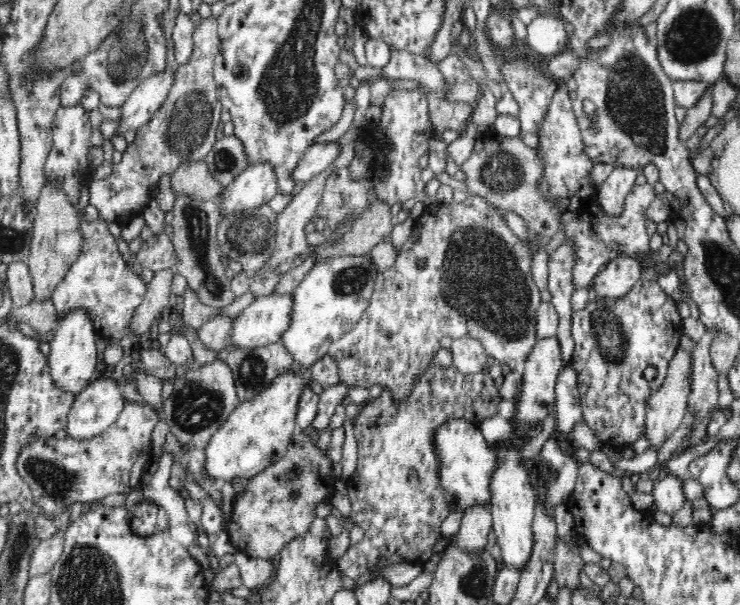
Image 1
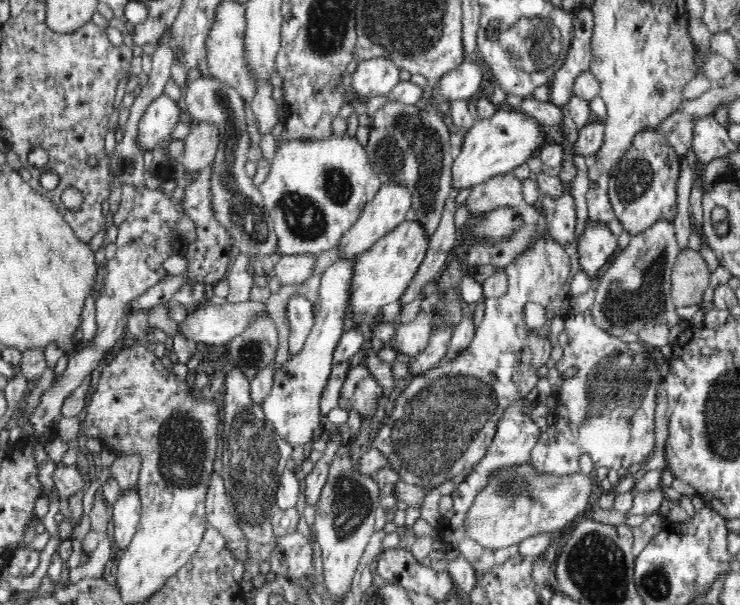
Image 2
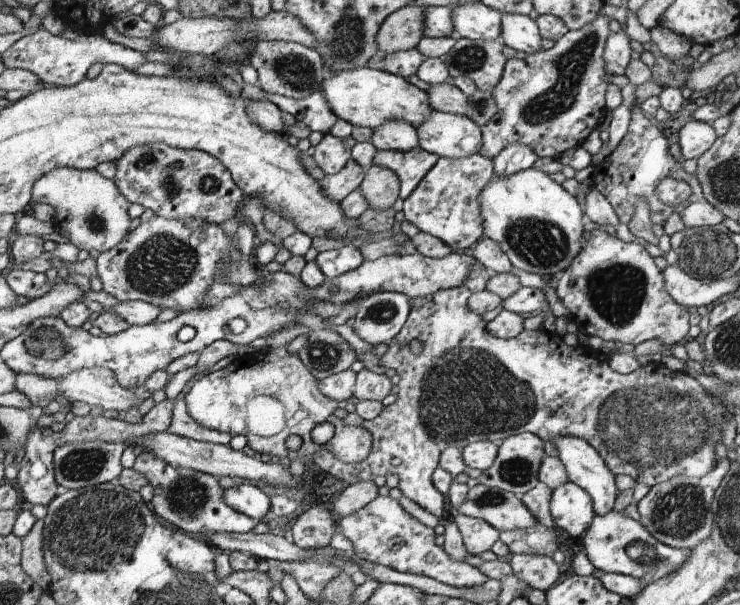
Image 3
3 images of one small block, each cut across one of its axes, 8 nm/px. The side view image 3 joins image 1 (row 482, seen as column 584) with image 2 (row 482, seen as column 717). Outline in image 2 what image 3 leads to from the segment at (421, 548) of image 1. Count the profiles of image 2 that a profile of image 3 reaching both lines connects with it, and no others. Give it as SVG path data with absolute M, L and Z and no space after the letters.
M548 232L542 239L532 243L506 267L508 292L499 298L486 298L484 316L476 326L475 336L470 346L450 362L443 362L424 374L410 380L392 404L383 425L370 433L370 443L388 459L388 467L394 470L399 480L416 484L422 488L435 488L446 480L461 482L466 480L475 465L485 455L497 430L498 422L512 401L528 396L540 379L537 369L545 366L551 358L550 340L536 337L536 333L526 325L524 304L540 302L548 307L555 302L559 292L568 283L571 272L569 254Z

